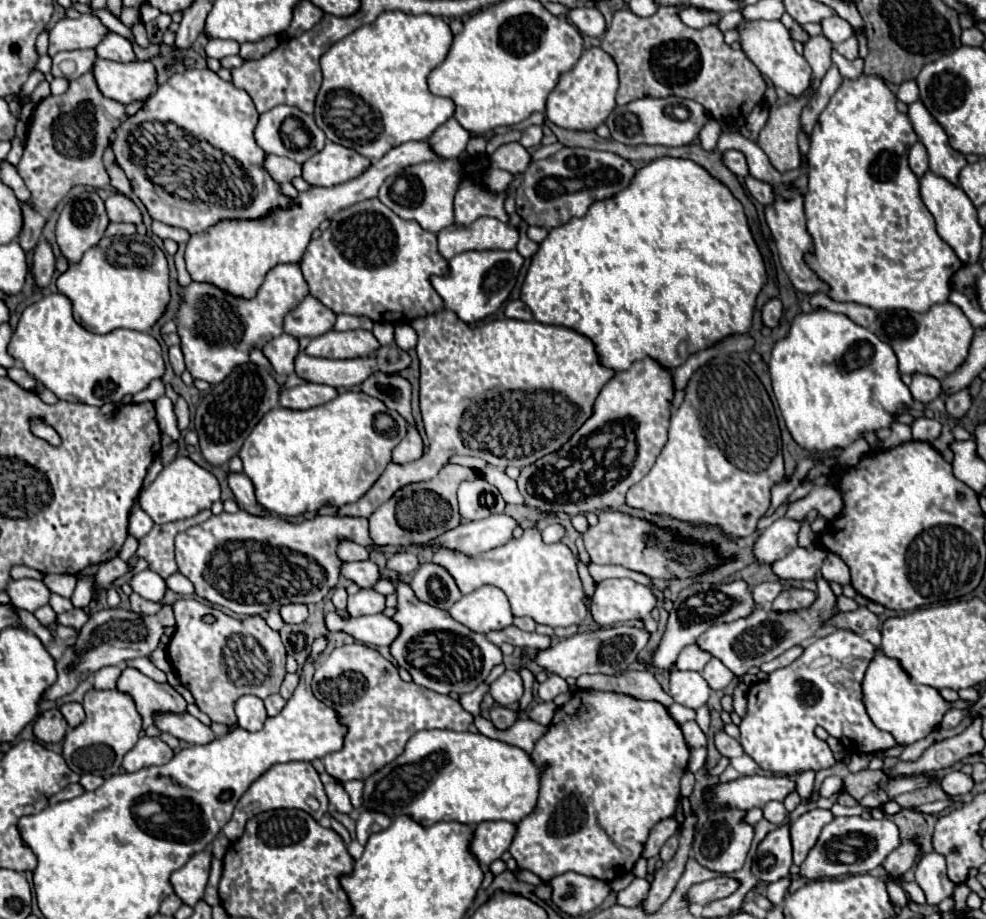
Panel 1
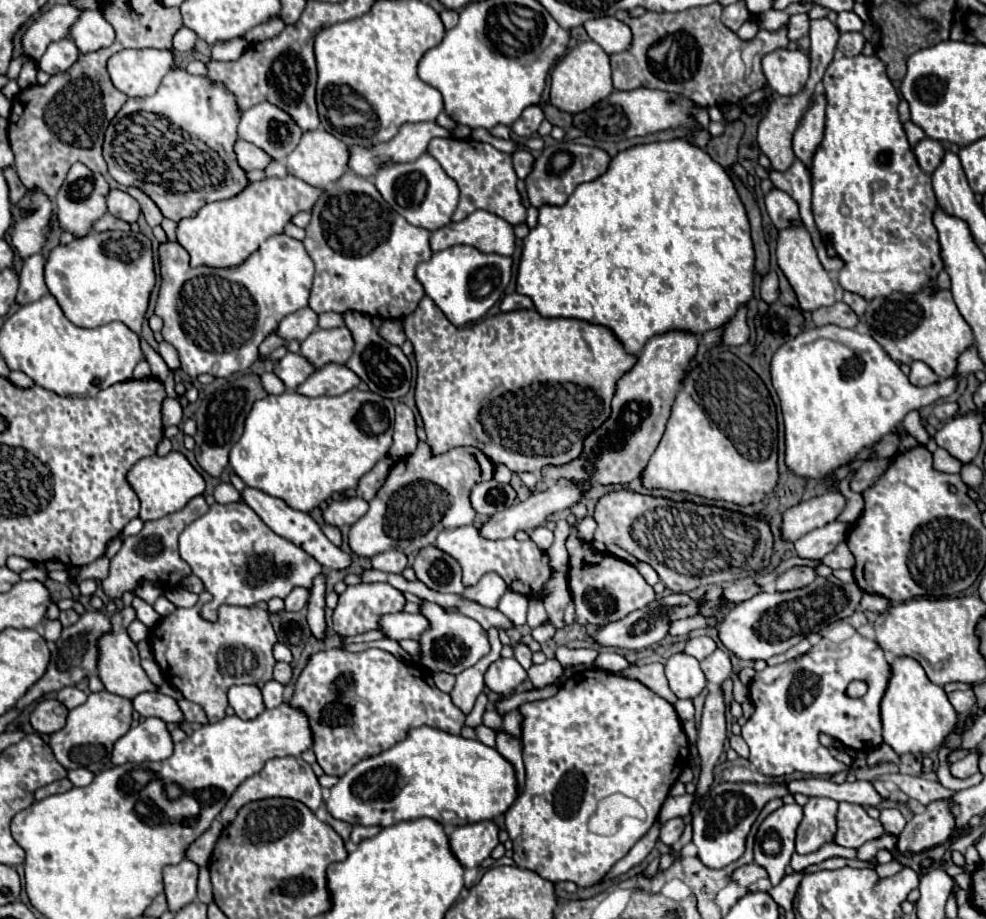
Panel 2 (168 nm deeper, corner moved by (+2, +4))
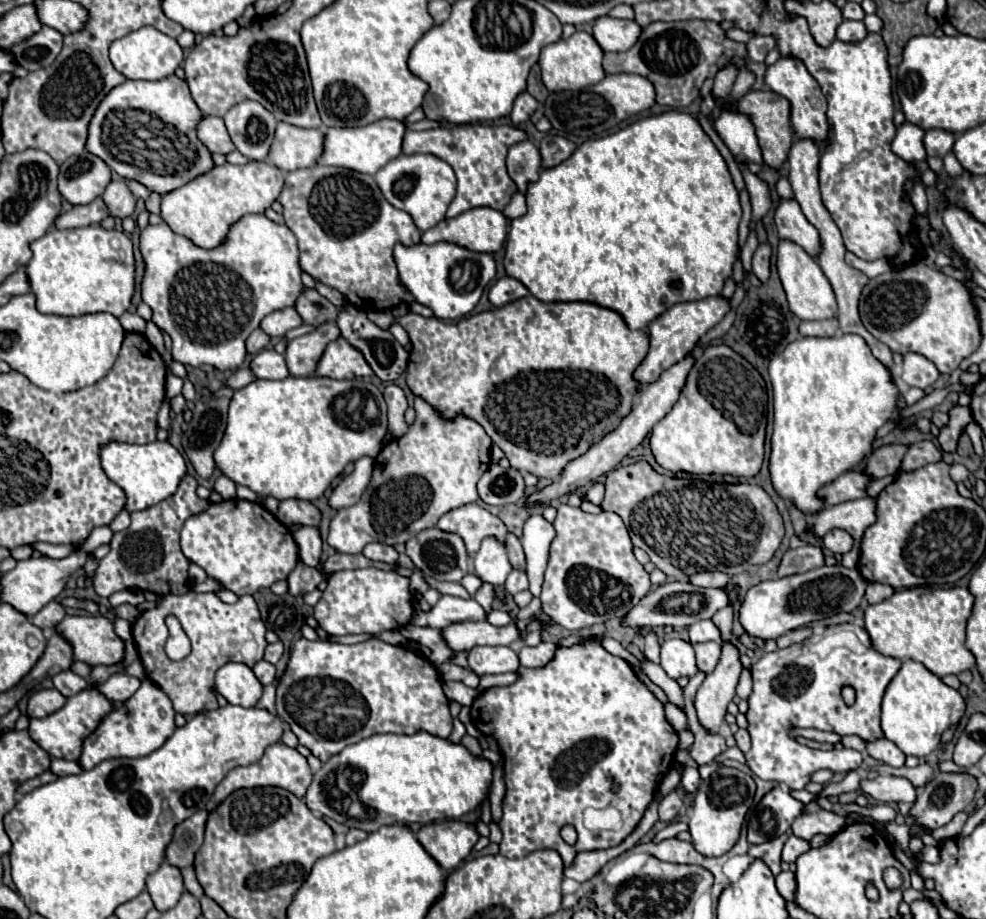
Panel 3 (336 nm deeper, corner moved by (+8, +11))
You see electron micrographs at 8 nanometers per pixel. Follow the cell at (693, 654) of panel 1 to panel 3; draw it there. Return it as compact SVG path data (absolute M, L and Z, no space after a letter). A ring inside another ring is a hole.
M710 619L696 621L694 625L690 625L688 631L690 631L690 643L700 643L700 641L716 641L716 643L720 643L722 641L718 627Z

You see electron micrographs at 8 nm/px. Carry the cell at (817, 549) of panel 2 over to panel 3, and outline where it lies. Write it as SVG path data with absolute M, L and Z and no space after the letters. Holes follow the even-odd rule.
M862 497L862 499L846 501L842 505L826 507L814 519L812 533L824 537L834 527L846 529L854 537L854 547L842 556L842 565L847 568L855 568L860 556L862 533L876 521L874 509L876 509L876 499L874 497Z

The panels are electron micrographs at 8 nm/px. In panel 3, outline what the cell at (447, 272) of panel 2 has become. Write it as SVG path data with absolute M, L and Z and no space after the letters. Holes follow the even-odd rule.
M446 241L434 245L416 243L410 247L398 243L394 247L394 261L398 267L398 279L402 287L420 305L432 309L434 317L438 319L460 319L468 315L478 303L488 281L494 279L496 275L496 265L492 255L476 253Z

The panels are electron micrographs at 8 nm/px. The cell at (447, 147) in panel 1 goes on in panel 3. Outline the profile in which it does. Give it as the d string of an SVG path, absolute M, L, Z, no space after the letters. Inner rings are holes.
M380 119L364 127L338 127L324 131L324 151L318 159L320 165L334 165L346 167L360 173L374 175L382 165L396 159L402 153L402 137L404 137L404 123L394 119Z

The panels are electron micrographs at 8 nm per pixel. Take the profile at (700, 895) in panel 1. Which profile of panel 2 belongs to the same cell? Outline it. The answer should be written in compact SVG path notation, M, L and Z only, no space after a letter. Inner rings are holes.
M748 864L748 866L736 868L730 878L732 878L732 882L736 882L738 886L746 888L750 882L754 882L754 880L758 880L758 878L766 878L766 876L768 876L768 874L766 874L764 868L756 866L756 864Z

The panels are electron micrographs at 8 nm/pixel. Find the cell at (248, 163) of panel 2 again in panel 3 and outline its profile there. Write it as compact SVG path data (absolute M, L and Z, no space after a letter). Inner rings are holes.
M202 115L202 121L198 121L198 129L196 129L198 139L216 153L230 153L234 151L234 145L228 137L228 131L224 127L224 121L220 117L210 117L210 115Z

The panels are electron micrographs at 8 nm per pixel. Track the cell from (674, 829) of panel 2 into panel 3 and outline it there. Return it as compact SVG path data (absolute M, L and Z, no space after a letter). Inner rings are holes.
M678 789L670 791L660 803L660 821L672 821L678 815L678 809L684 805L684 797Z

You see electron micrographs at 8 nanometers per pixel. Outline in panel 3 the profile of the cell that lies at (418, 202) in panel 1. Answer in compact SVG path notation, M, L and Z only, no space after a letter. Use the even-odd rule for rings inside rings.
M400 155L374 175L382 195L390 205L410 213L416 227L426 231L446 217L446 209L456 195L456 175L452 167L434 155Z

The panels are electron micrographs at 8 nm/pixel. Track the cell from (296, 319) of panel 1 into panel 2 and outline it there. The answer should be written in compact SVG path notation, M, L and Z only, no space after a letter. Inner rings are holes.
M300 308L292 314L288 314L280 326L278 326L278 334L284 338L284 340L306 340L314 330L318 328L318 314L312 312L312 308Z

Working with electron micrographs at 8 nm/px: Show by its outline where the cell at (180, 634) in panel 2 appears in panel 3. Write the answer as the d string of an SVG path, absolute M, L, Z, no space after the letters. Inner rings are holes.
M186 593L186 595L166 595L156 607L146 609L132 623L132 635L142 661L144 673L152 679L174 703L176 713L196 715L202 711L218 709L218 699L214 693L214 673L228 661L246 663L254 667L262 659L266 649L266 627L260 619L256 601L252 595L240 597L234 605L220 601L216 593ZM166 615L176 615L182 623L184 633L192 641L192 651L182 661L172 661L164 653L164 643L168 639L168 627L164 623Z

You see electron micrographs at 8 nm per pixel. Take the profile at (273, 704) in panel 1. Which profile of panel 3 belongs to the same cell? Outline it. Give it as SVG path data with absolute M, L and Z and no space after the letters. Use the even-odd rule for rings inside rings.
M258 661L254 667L252 667L252 671L256 673L256 677L260 679L260 683L262 685L270 685L272 681L274 681L274 677L276 677L276 669L274 669L274 665L270 665L268 661Z

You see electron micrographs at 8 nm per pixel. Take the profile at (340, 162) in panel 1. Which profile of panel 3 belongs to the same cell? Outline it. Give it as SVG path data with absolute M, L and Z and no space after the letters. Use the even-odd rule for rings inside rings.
M278 123L270 161L282 171L296 171L316 165L322 155L324 133L320 129L300 129L288 123Z

